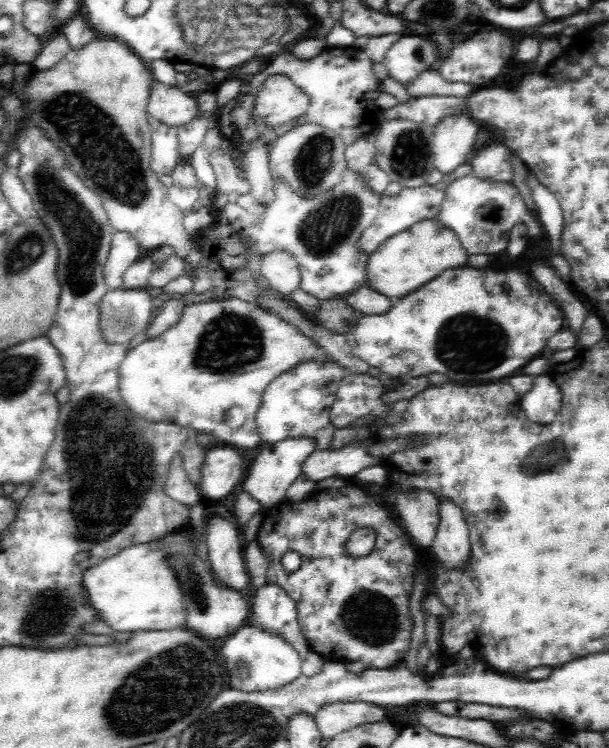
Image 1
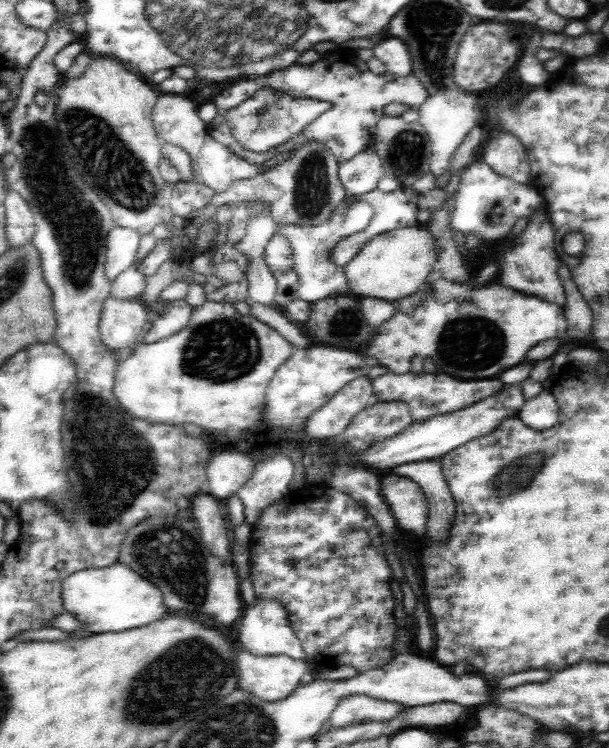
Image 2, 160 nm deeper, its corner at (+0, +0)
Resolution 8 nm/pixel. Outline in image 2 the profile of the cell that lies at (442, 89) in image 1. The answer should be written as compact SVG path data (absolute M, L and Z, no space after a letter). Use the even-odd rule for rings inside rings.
M332 60L314 61L311 65L292 64L284 70L276 71L271 76L264 78L241 80L234 86L226 88L222 94L212 99L216 107L216 116L207 124L207 134L212 136L238 158L262 165L266 160L284 154L288 150L298 148L306 143L324 143L327 149L335 155L336 162L341 163L356 154L361 153L366 147L371 146L375 138L375 130L378 120L384 114L384 107L390 103L402 103L408 108L418 108L428 98L427 88L415 78L414 75L397 77L394 82L386 82L384 75L374 74L370 69L358 70L352 64L332 62ZM260 88L272 88L277 94L288 94L290 97L306 97L330 103L330 108L324 110L316 120L313 120L300 134L293 136L288 142L263 153L254 153L244 150L243 146L232 137L231 127L228 126L225 114L234 106L238 106L247 98L254 95Z

